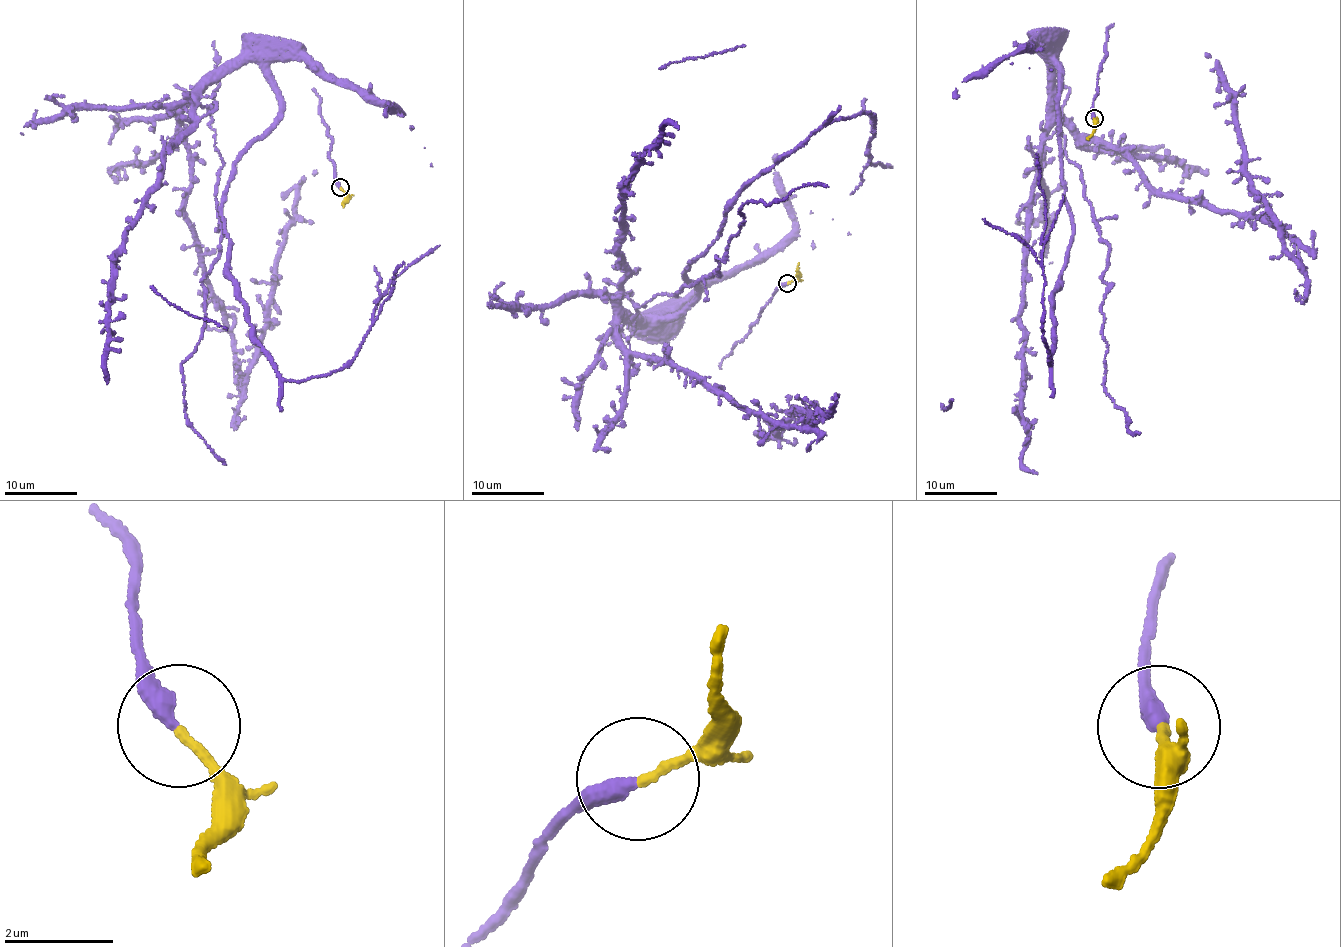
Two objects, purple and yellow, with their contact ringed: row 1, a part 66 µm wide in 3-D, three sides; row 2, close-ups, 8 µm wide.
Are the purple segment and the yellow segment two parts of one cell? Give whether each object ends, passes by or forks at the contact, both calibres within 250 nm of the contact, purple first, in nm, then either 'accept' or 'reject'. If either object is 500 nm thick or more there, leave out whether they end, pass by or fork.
purple ends; yellow ends; calibres 340 and 140 nm; accept

